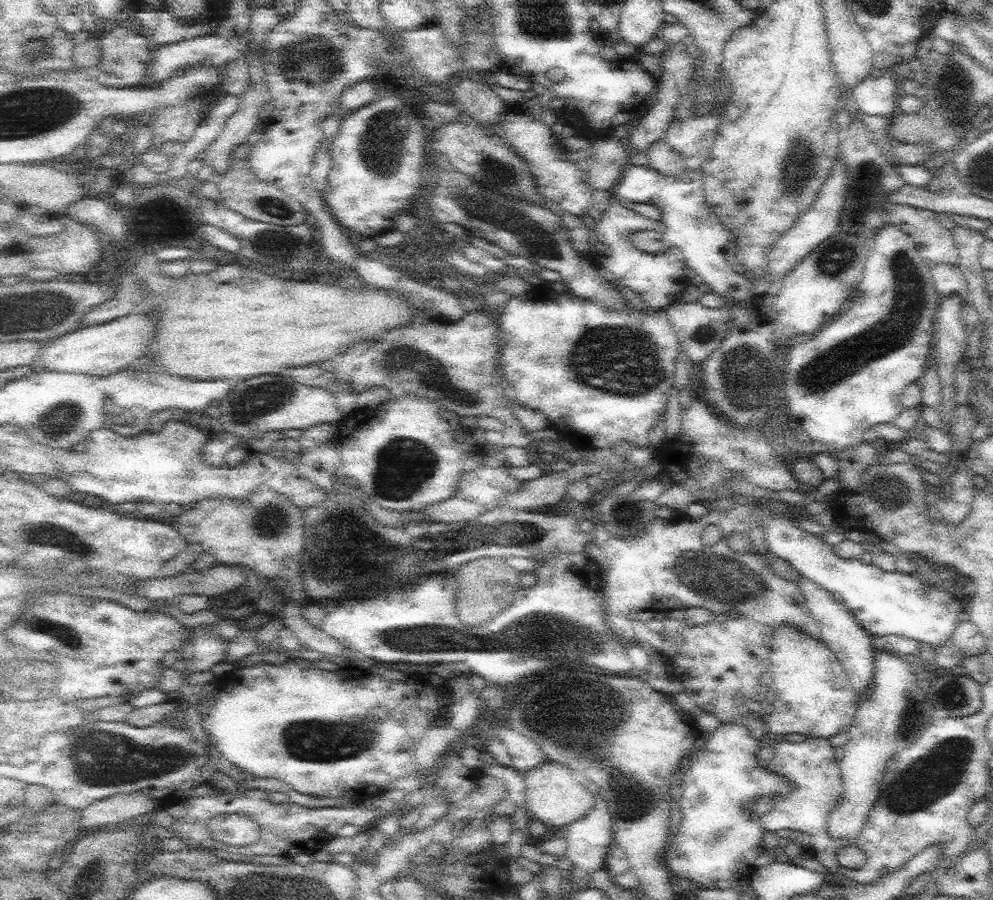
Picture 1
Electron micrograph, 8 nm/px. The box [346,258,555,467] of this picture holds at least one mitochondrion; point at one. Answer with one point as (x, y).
(428, 370)

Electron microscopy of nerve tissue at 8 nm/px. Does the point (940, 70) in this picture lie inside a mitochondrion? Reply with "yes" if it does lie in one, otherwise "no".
no

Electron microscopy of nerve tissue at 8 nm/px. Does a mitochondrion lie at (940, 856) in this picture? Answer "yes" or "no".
no

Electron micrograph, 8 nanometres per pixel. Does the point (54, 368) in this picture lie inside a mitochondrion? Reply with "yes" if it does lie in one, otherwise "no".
no

